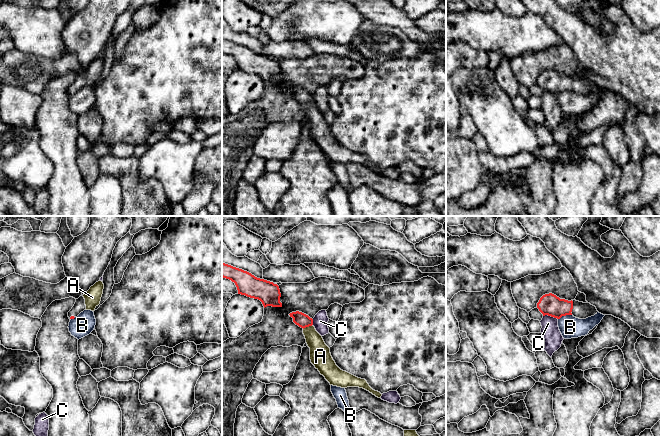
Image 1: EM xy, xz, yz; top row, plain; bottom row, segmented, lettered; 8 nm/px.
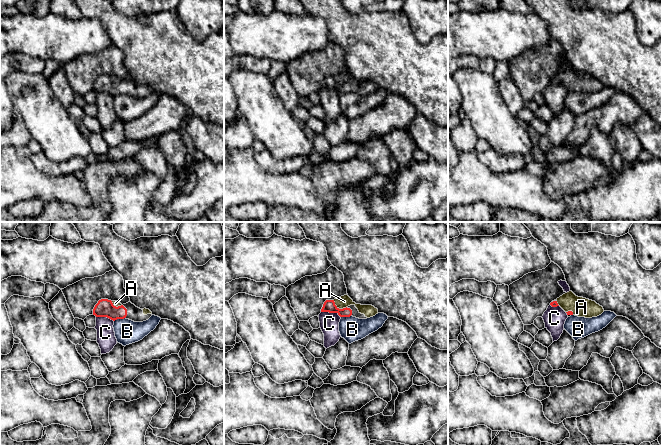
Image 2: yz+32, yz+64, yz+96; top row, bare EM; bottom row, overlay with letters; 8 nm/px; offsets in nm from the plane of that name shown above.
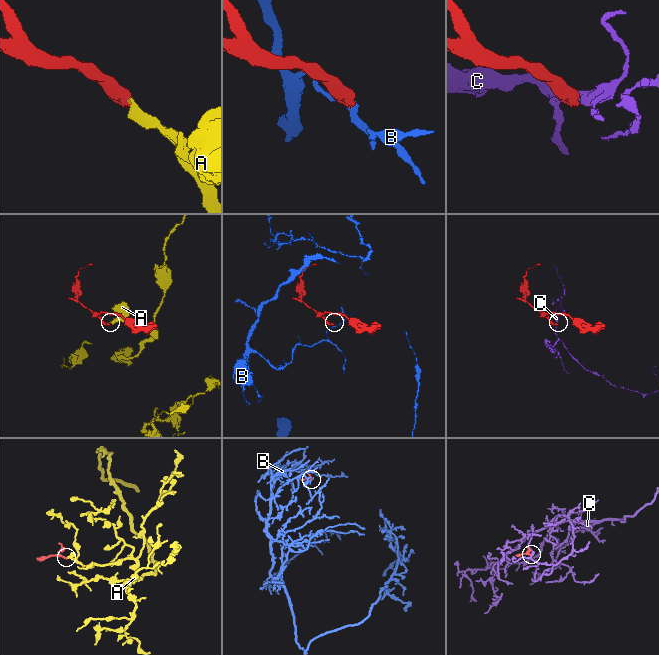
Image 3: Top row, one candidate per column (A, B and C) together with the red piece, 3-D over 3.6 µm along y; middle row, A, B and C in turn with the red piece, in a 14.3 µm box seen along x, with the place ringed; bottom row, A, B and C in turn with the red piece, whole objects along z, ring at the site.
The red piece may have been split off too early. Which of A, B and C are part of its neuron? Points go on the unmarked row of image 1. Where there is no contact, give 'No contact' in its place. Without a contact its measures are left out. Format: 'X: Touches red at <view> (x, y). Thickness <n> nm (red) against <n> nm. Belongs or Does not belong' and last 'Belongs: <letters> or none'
A: Touches red at xz (307, 102). Thickness 110 nm (red) against 160 nm. Belongs
B: Touches red at yz (564, 91). Thickness 180 nm (red) against 180 nm. Does not belong
C: Touches red at yz (550, 91). Thickness 180 nm (red) against 140 nm. Does not belong
Belongs: A

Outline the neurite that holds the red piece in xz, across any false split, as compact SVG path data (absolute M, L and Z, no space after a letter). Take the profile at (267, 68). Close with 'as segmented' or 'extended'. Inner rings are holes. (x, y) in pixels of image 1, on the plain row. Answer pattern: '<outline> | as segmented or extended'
M222 39L222 53L235 59L238 70L260 76L264 84L282 83L281 69L277 60L225 39Z | as segmented

